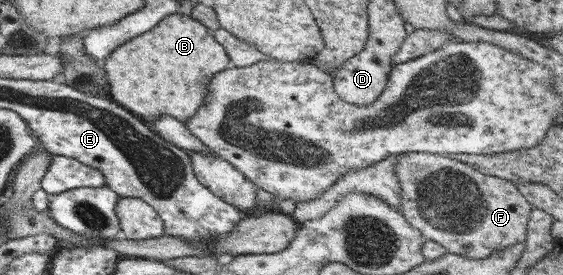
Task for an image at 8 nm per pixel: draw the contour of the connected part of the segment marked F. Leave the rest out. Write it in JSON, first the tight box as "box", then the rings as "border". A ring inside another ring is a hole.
{"box":[395,152,533,259],"border":[[[407,152],[397,154],[395,159],[396,177],[402,189],[399,213],[411,223],[411,227],[422,232],[427,240],[438,243],[449,253],[471,259],[486,258],[494,251],[526,241],[529,212],[533,207],[515,182],[487,175],[487,172],[479,171],[459,160],[439,154]]]}

